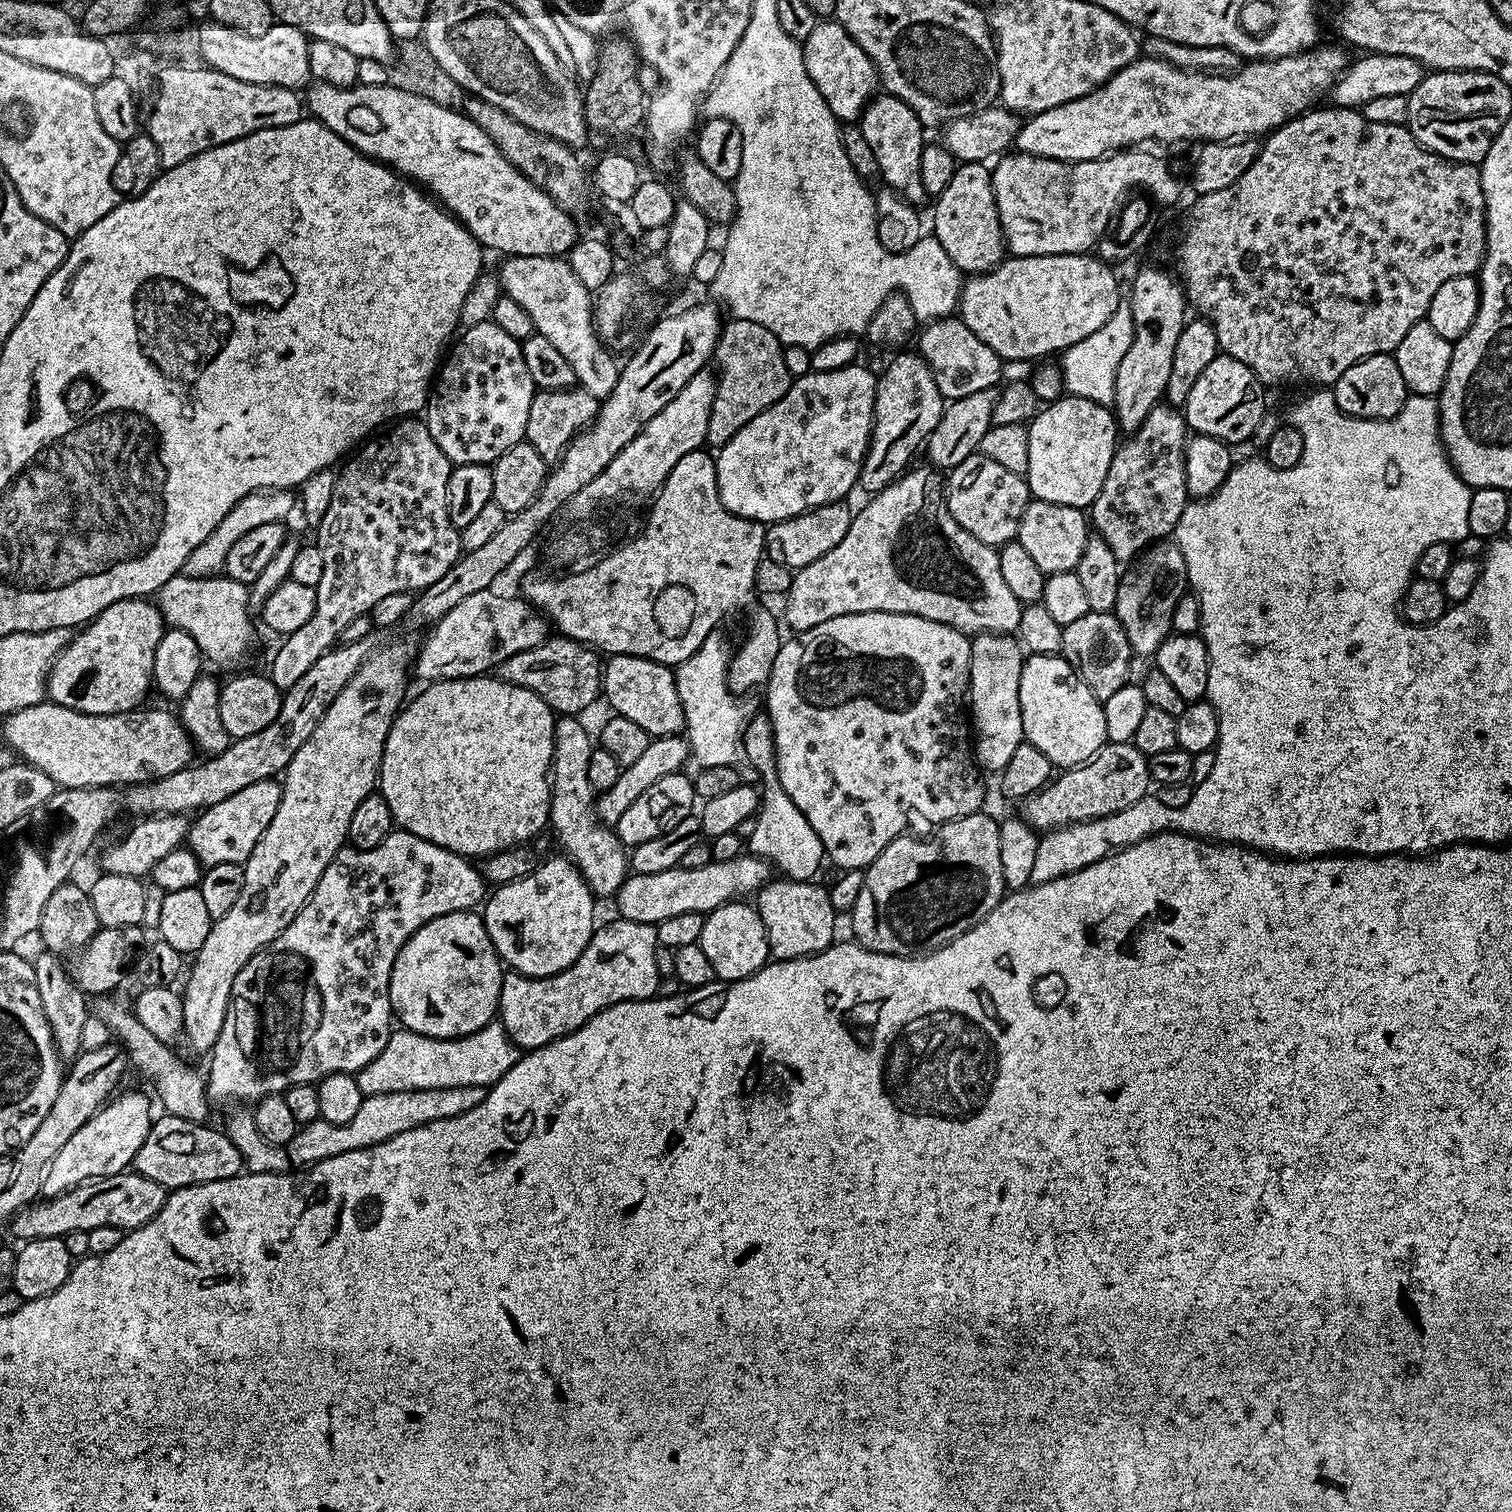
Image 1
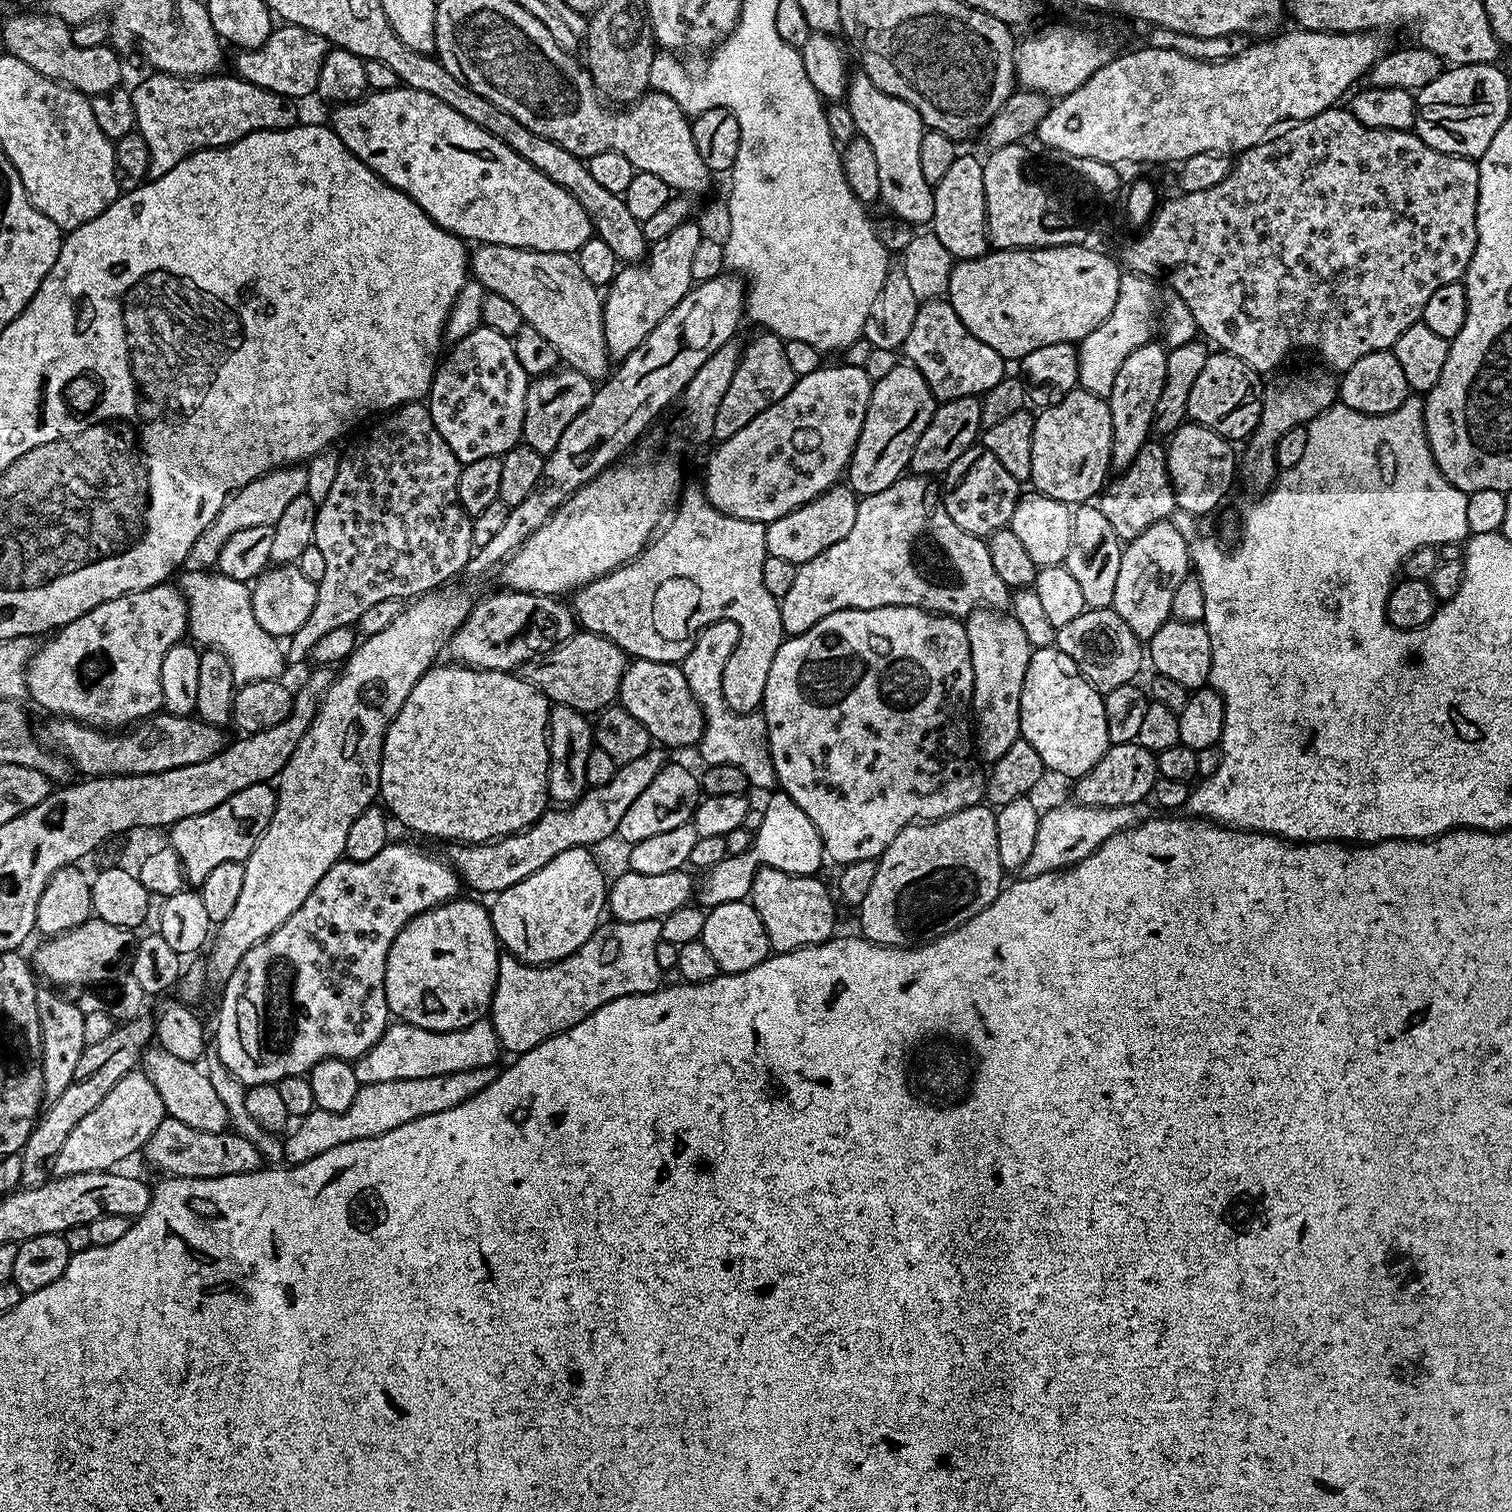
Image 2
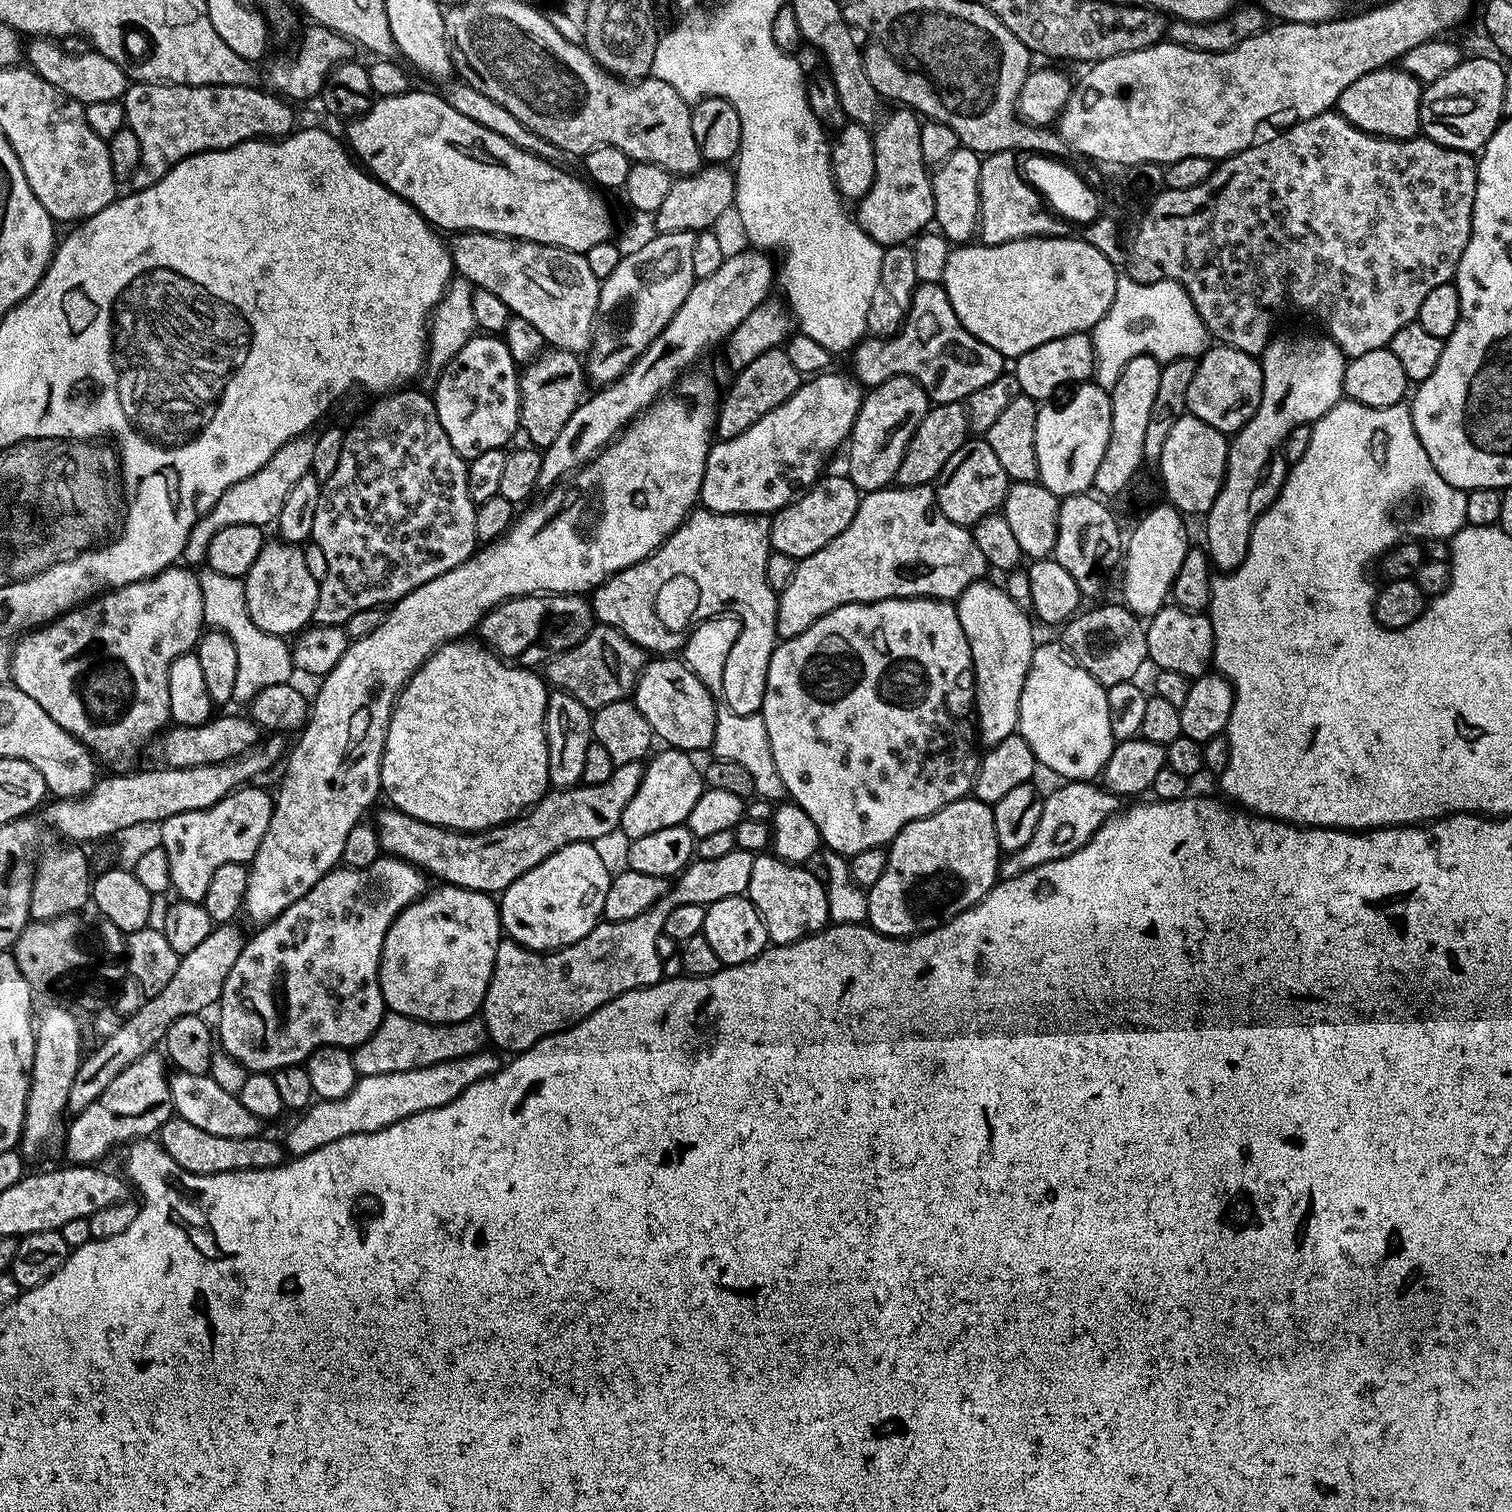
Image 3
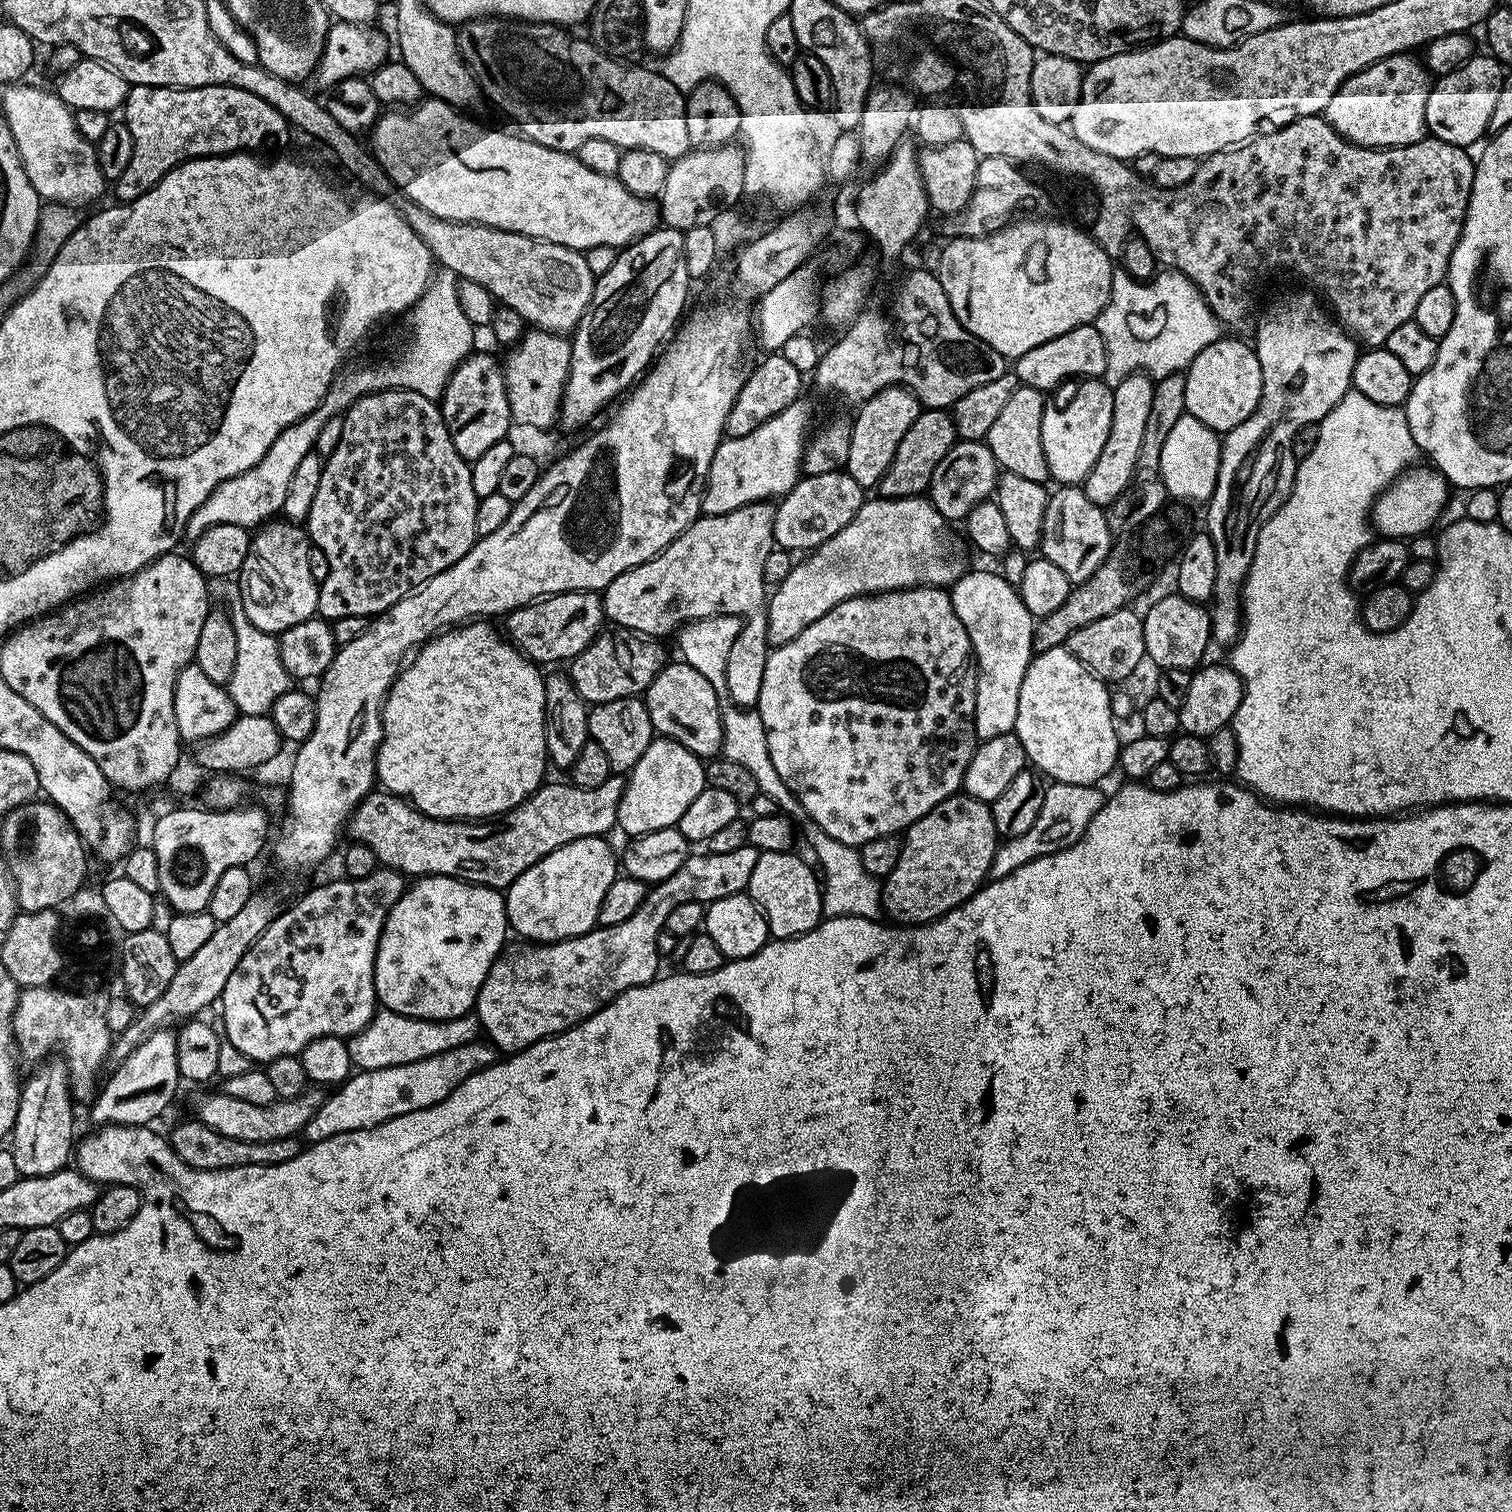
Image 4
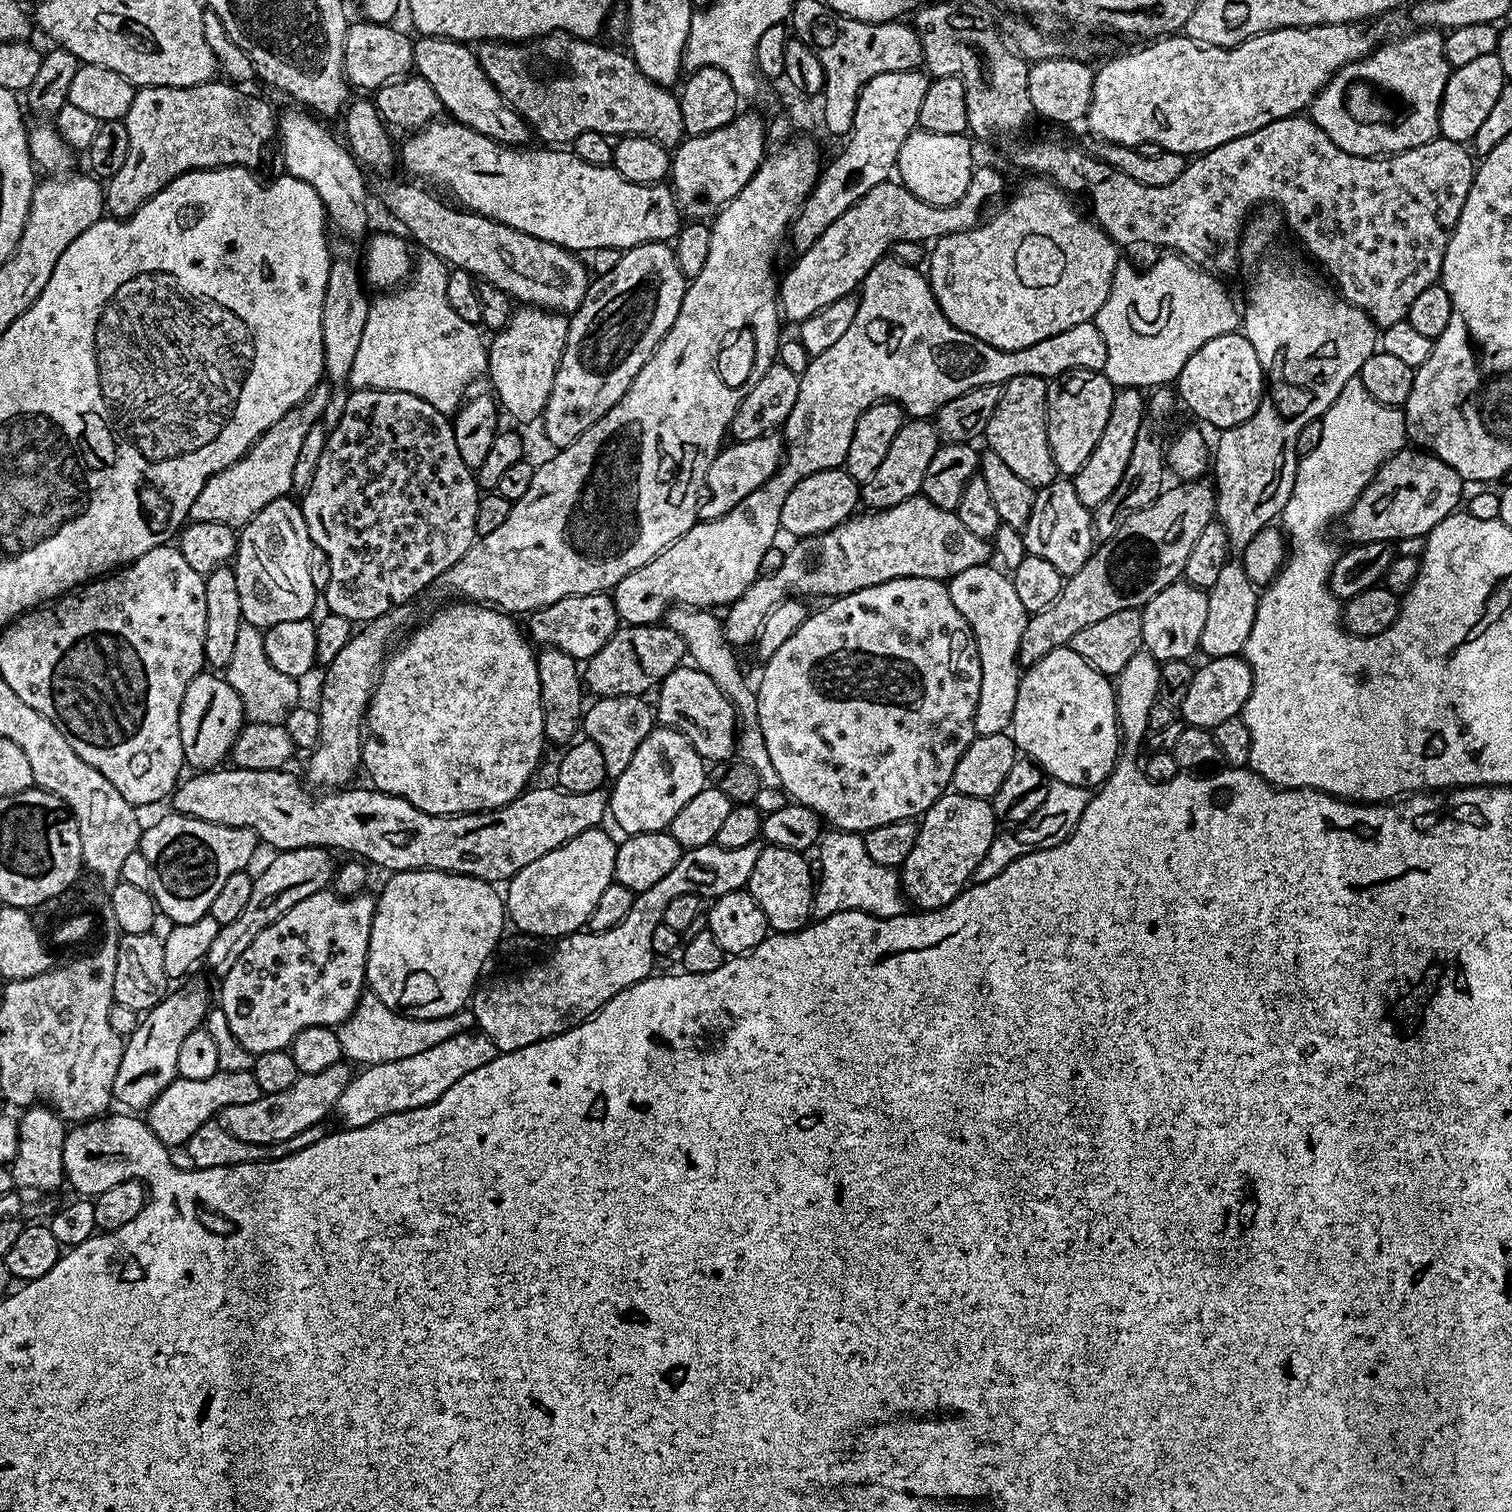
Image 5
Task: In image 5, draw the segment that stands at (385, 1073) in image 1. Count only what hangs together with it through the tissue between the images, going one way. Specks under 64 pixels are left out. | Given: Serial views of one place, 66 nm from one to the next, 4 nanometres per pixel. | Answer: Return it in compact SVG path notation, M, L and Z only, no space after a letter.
M368 994L361 999L360 1007L352 1013L352 1017L339 1025L338 1035L343 1059L356 1066L367 1066L394 1062L398 1055L396 1043L399 1040L404 1047L401 1049L405 1053L422 1054L422 1050L430 1050L430 1046L438 1046L438 1042L446 1042L446 1038L454 1038L454 1034L469 1031L473 1024L474 1017L468 1010L433 1020L413 1020L411 1016L405 1016L386 1007L377 996Z

